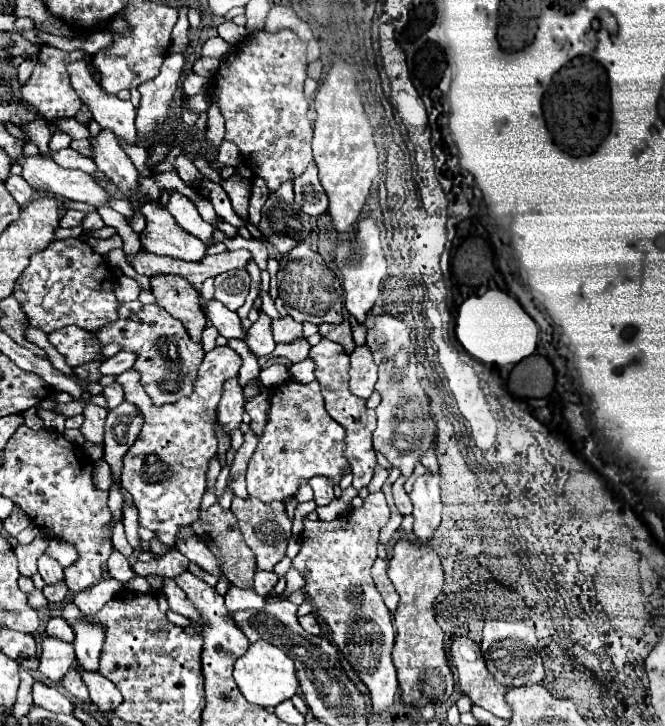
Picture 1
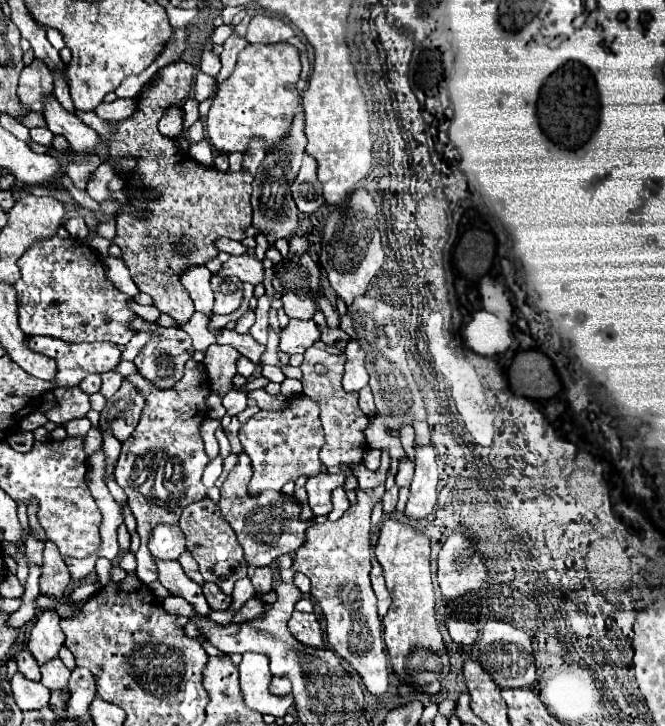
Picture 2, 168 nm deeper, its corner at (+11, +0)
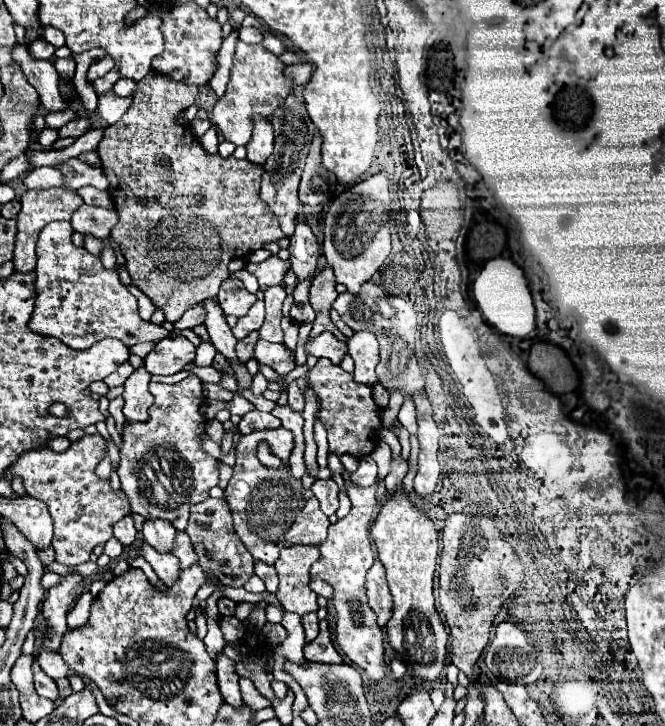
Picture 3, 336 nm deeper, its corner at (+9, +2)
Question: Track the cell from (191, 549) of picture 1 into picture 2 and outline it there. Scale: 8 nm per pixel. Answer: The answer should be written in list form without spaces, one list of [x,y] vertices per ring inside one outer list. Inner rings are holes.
[[[157,525],[149,539],[149,551],[157,559],[177,559],[185,551],[183,531],[173,525]]]

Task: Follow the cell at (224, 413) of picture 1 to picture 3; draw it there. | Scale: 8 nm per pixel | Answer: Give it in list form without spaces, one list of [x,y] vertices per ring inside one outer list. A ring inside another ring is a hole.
[[[253,331],[253,333],[249,333],[245,339],[237,341],[235,353],[239,355],[239,363],[241,363],[241,365],[247,363],[247,361],[253,357],[253,347],[255,347],[255,341],[257,341],[257,339],[259,339],[259,333]]]

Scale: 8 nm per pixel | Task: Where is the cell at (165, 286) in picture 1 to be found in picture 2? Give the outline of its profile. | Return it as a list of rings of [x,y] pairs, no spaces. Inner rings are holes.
[[[175,61],[155,75],[151,85],[139,95],[137,99],[137,111],[123,119],[117,121],[113,127],[113,133],[103,141],[107,147],[109,157],[135,157],[137,167],[125,175],[125,181],[137,189],[149,189],[157,193],[155,199],[151,197],[131,197],[129,203],[135,207],[133,211],[123,211],[117,215],[117,233],[113,243],[119,245],[123,251],[123,261],[127,269],[131,271],[131,277],[135,285],[139,287],[141,293],[147,293],[153,297],[155,307],[175,319],[177,323],[187,323],[191,315],[195,313],[193,301],[189,301],[189,293],[185,293],[185,287],[181,283],[181,275],[189,267],[203,267],[209,259],[217,257],[219,249],[215,247],[215,241],[219,237],[229,237],[243,241],[245,239],[245,229],[251,227],[251,183],[253,175],[245,169],[241,171],[217,171],[215,167],[205,167],[197,163],[187,151],[181,151],[175,145],[175,139],[165,137],[157,129],[157,119],[163,115],[169,107],[173,105],[183,105],[183,101],[191,95],[191,87],[195,81],[195,67],[185,61]],[[137,211],[147,211],[147,217],[137,217]]]

